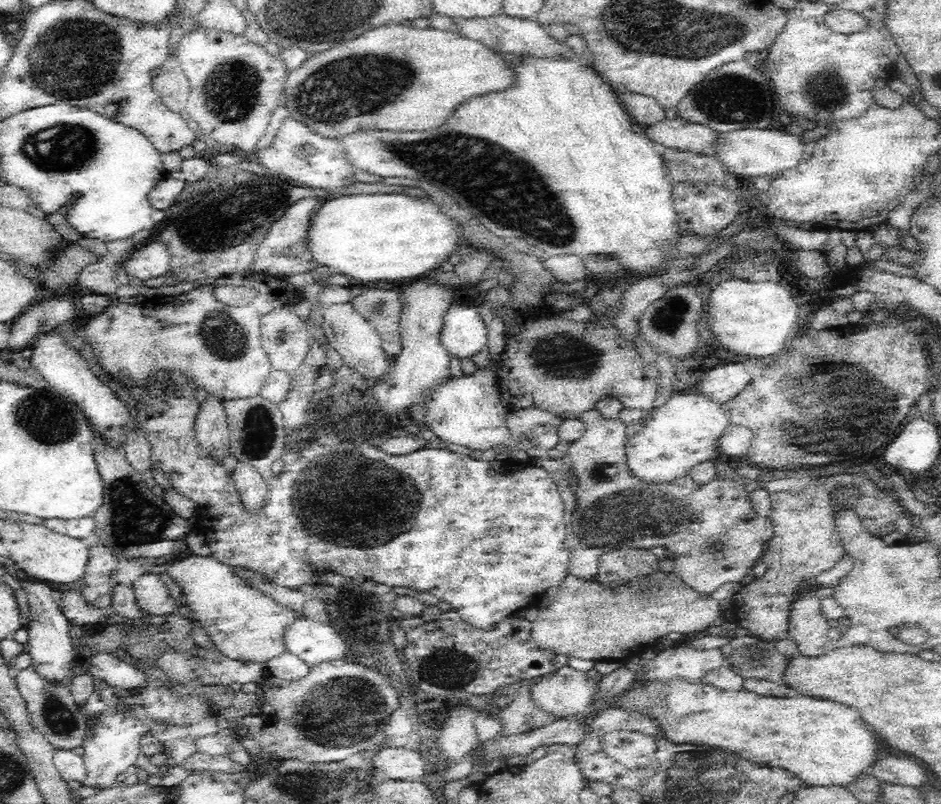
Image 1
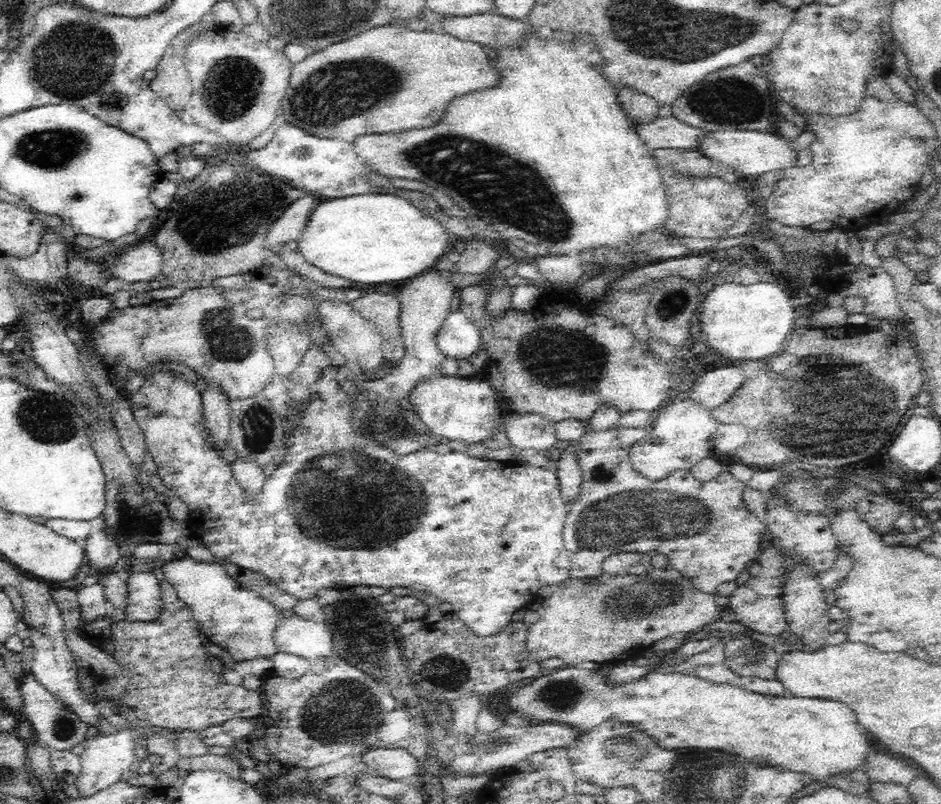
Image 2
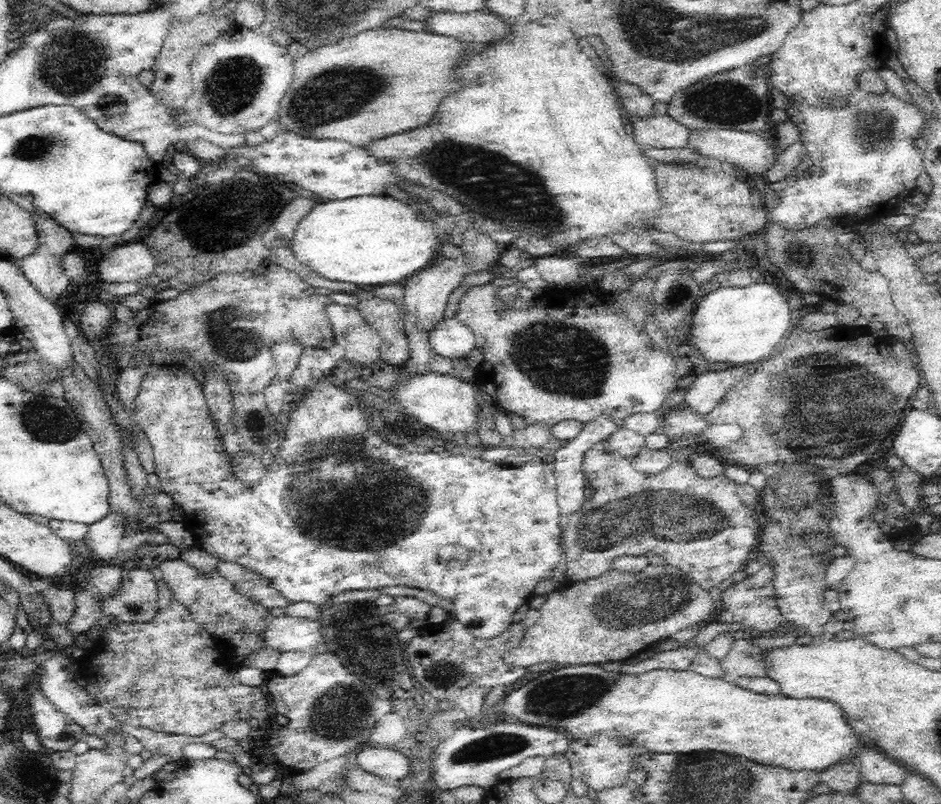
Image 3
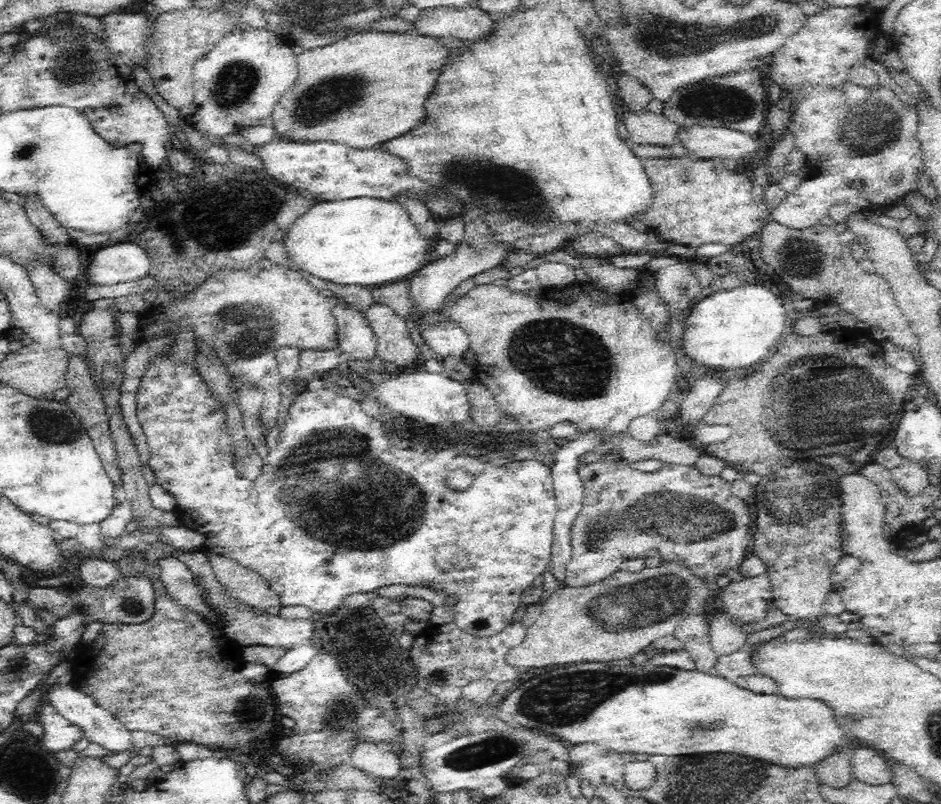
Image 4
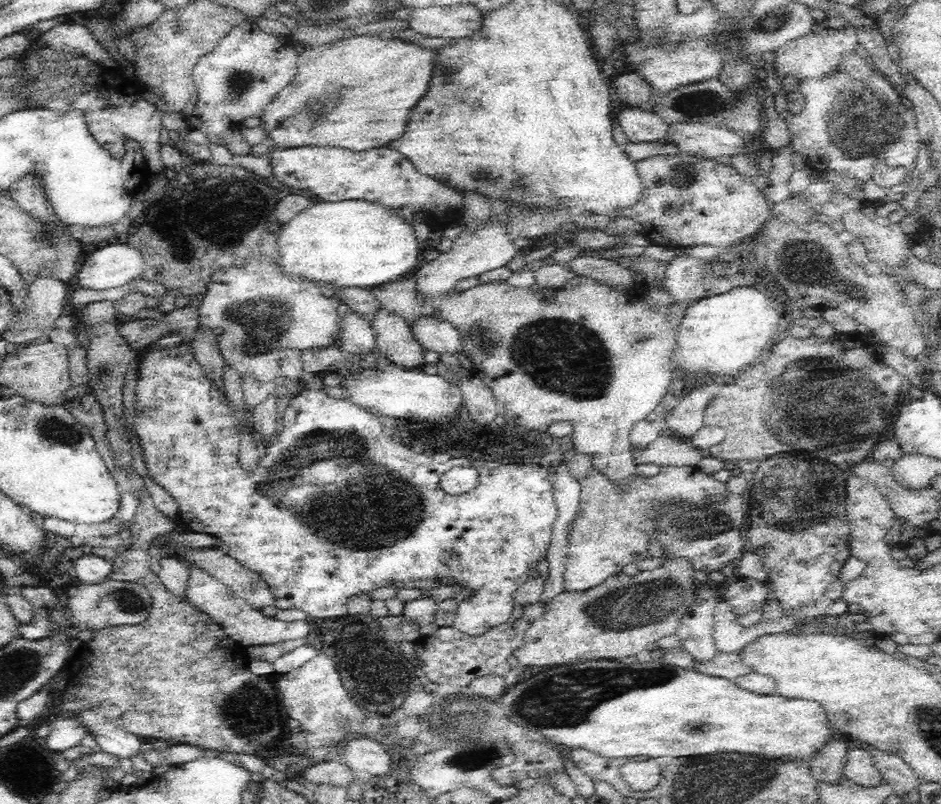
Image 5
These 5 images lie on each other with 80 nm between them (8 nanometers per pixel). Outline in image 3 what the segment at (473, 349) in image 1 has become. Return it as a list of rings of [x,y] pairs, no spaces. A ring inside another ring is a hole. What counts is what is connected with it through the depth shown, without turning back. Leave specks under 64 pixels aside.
[[[454,317],[444,318],[427,332],[434,355],[444,358],[466,358],[474,347],[472,331]]]

